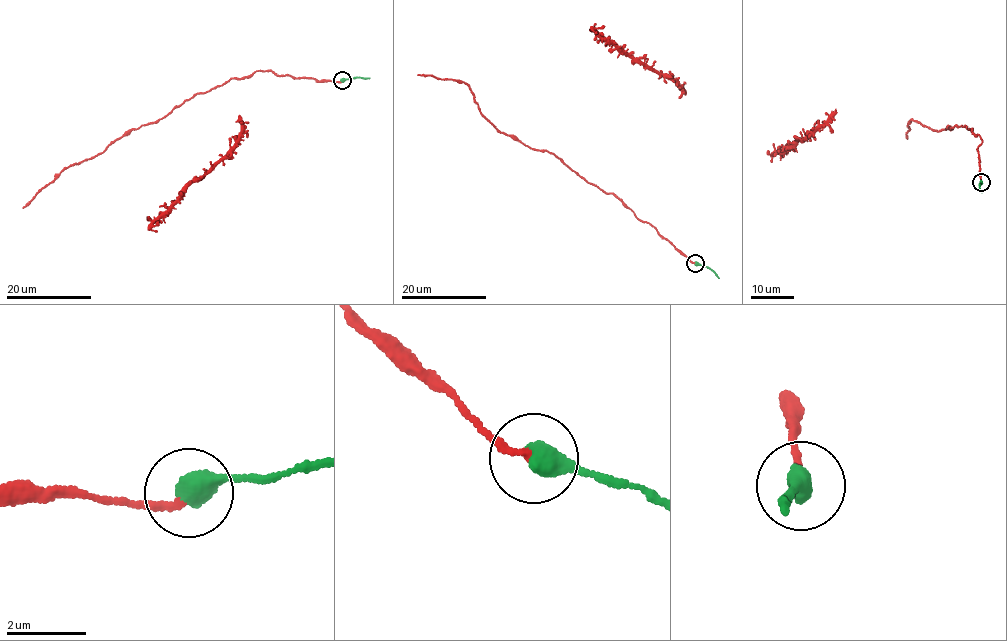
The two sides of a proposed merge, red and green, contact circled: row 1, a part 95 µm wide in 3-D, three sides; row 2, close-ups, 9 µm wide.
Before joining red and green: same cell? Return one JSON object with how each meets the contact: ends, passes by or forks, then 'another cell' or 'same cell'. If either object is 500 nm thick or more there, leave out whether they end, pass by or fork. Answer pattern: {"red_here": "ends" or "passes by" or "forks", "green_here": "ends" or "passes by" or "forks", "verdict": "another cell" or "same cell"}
{"verdict": "another cell"}

